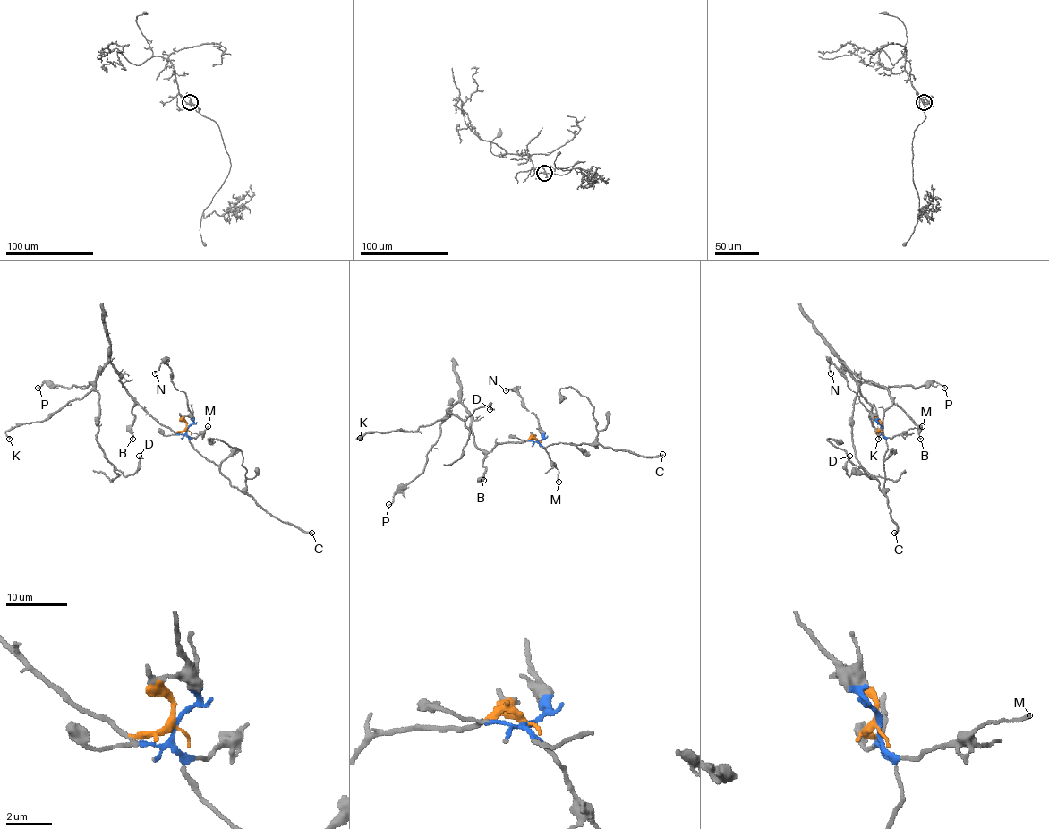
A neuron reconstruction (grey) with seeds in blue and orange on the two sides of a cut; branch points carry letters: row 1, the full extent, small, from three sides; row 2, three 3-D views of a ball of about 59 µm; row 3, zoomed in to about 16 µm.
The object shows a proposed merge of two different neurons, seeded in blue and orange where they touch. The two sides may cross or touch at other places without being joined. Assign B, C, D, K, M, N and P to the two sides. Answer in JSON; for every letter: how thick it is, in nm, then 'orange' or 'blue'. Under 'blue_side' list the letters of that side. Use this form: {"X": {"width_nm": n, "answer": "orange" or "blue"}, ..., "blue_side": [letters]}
{"B": {"width_nm": 130, "answer": "orange"}, "C": {"width_nm": 200, "answer": "blue"}, "D": {"width_nm": 170, "answer": "orange"}, "K": {"width_nm": 120, "answer": "orange"}, "M": {"width_nm": 150, "answer": "blue"}, "N": {"width_nm": 120, "answer": "blue"}, "P": {"width_nm": 130, "answer": "orange"}, "blue_side": ["C", "M", "N"]}

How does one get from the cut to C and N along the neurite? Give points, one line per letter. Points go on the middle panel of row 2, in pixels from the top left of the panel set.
C: (538, 440), (544, 448), (562, 443), (594, 444), (643, 457), (663, 454)
N: (538, 440), (544, 435), (538, 418), (523, 406), (523, 398), (515, 391), (506, 391)

